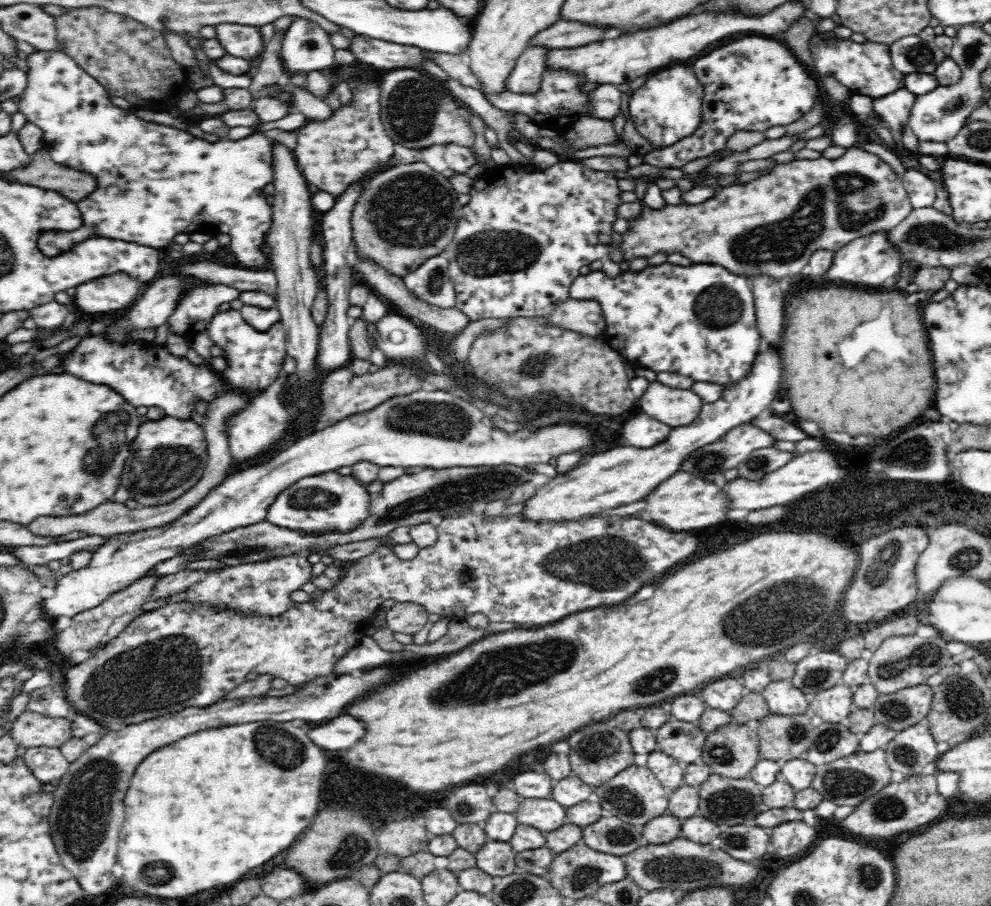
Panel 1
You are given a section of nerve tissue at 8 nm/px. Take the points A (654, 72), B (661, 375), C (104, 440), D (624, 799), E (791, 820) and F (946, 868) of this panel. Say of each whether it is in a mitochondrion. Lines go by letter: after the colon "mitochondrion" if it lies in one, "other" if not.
A: other
B: other
C: mitochondrion
D: mitochondrion
E: other
F: other

